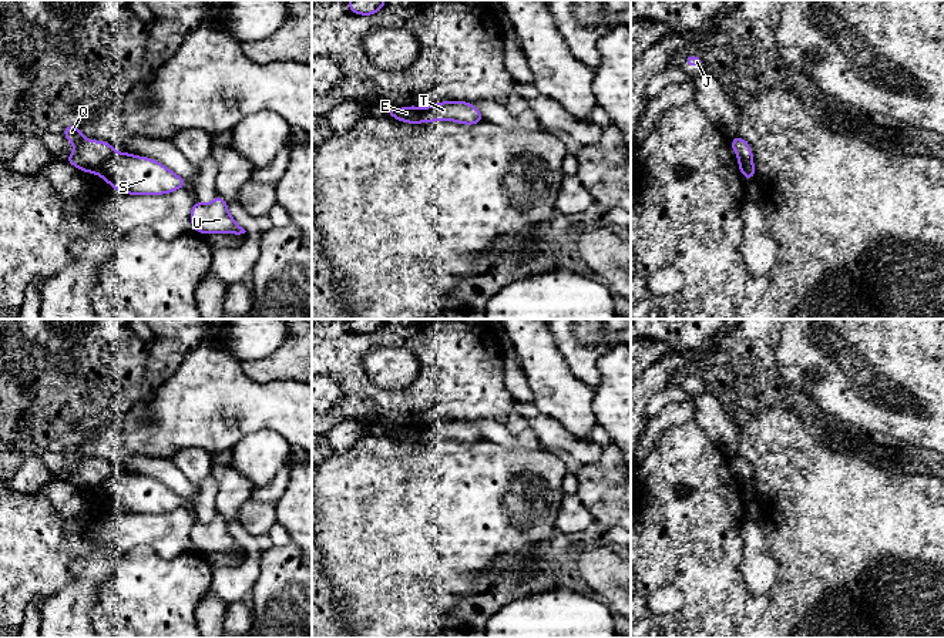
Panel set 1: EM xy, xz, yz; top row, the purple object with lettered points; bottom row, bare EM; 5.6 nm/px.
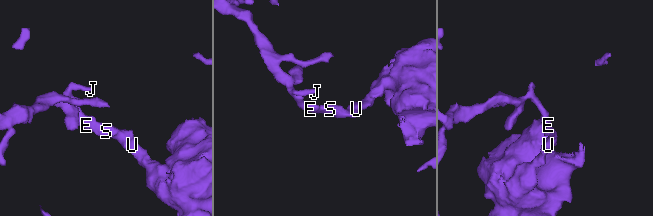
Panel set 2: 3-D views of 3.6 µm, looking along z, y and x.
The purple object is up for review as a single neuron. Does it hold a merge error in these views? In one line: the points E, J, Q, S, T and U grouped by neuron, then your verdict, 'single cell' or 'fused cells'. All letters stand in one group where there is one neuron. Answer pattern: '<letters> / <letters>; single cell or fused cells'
E J Q / S T U; fused cells

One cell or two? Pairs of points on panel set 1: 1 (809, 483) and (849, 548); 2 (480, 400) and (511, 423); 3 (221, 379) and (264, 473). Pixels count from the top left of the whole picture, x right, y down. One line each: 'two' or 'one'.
1: one
2: two
3: two

